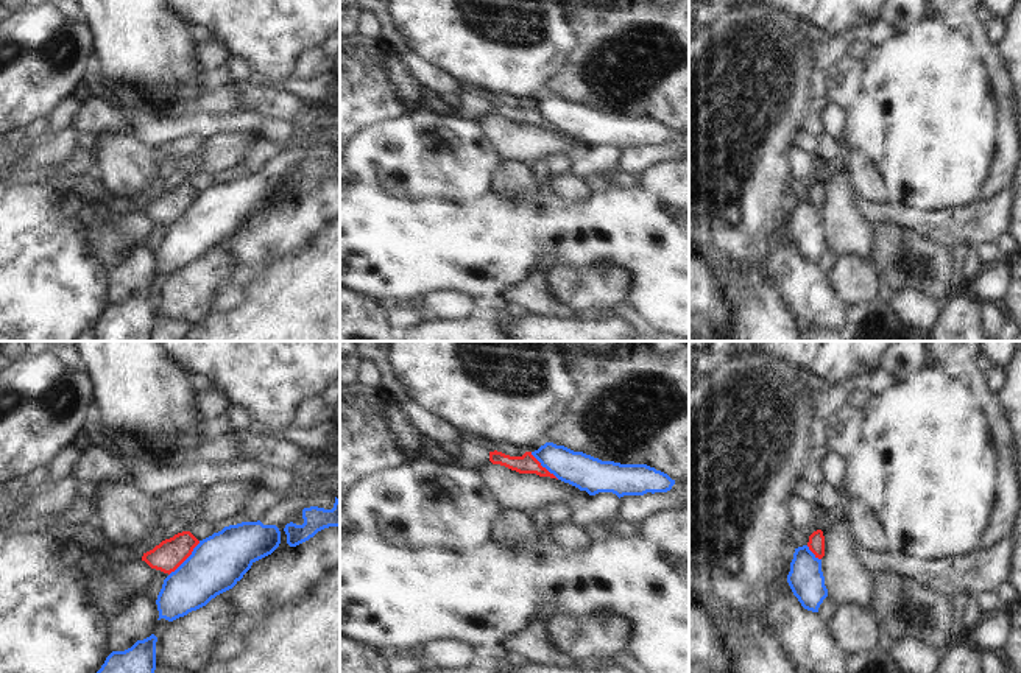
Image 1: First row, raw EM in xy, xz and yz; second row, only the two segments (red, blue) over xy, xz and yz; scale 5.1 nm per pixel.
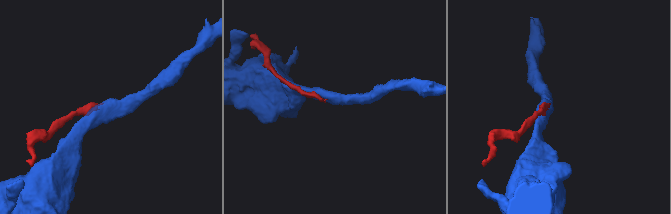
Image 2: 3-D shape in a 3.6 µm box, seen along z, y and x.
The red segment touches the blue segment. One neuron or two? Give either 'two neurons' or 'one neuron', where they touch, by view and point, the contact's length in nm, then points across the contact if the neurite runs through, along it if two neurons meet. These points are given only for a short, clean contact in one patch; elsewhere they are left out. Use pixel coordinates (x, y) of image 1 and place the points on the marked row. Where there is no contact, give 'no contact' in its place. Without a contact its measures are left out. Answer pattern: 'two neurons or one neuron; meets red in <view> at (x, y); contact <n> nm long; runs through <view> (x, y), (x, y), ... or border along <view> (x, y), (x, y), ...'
two neurons; meets red in xy at (186, 558); contact 240 nm long; border along xy (200, 541), (169, 575)

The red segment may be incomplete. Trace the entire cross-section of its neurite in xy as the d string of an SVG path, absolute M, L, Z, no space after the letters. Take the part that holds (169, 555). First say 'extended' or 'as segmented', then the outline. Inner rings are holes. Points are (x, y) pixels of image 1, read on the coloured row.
as segmented; M182 531L143 553L142 561L151 569L170 575L192 555L198 544L200 541L190 531Z

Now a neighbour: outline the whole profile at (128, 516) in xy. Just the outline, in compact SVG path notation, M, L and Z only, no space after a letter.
M101 480L97 500L101 513L98 527L114 545L137 545L140 559L157 545L153 541L165 523L159 520L164 511L153 506L154 495L143 492L132 483Z

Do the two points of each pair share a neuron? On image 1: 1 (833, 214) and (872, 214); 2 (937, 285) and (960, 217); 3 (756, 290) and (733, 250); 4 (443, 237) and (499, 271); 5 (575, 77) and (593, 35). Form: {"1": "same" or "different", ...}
{"1": "different", "2": "different", "3": "same", "4": "same", "5": "same"}

